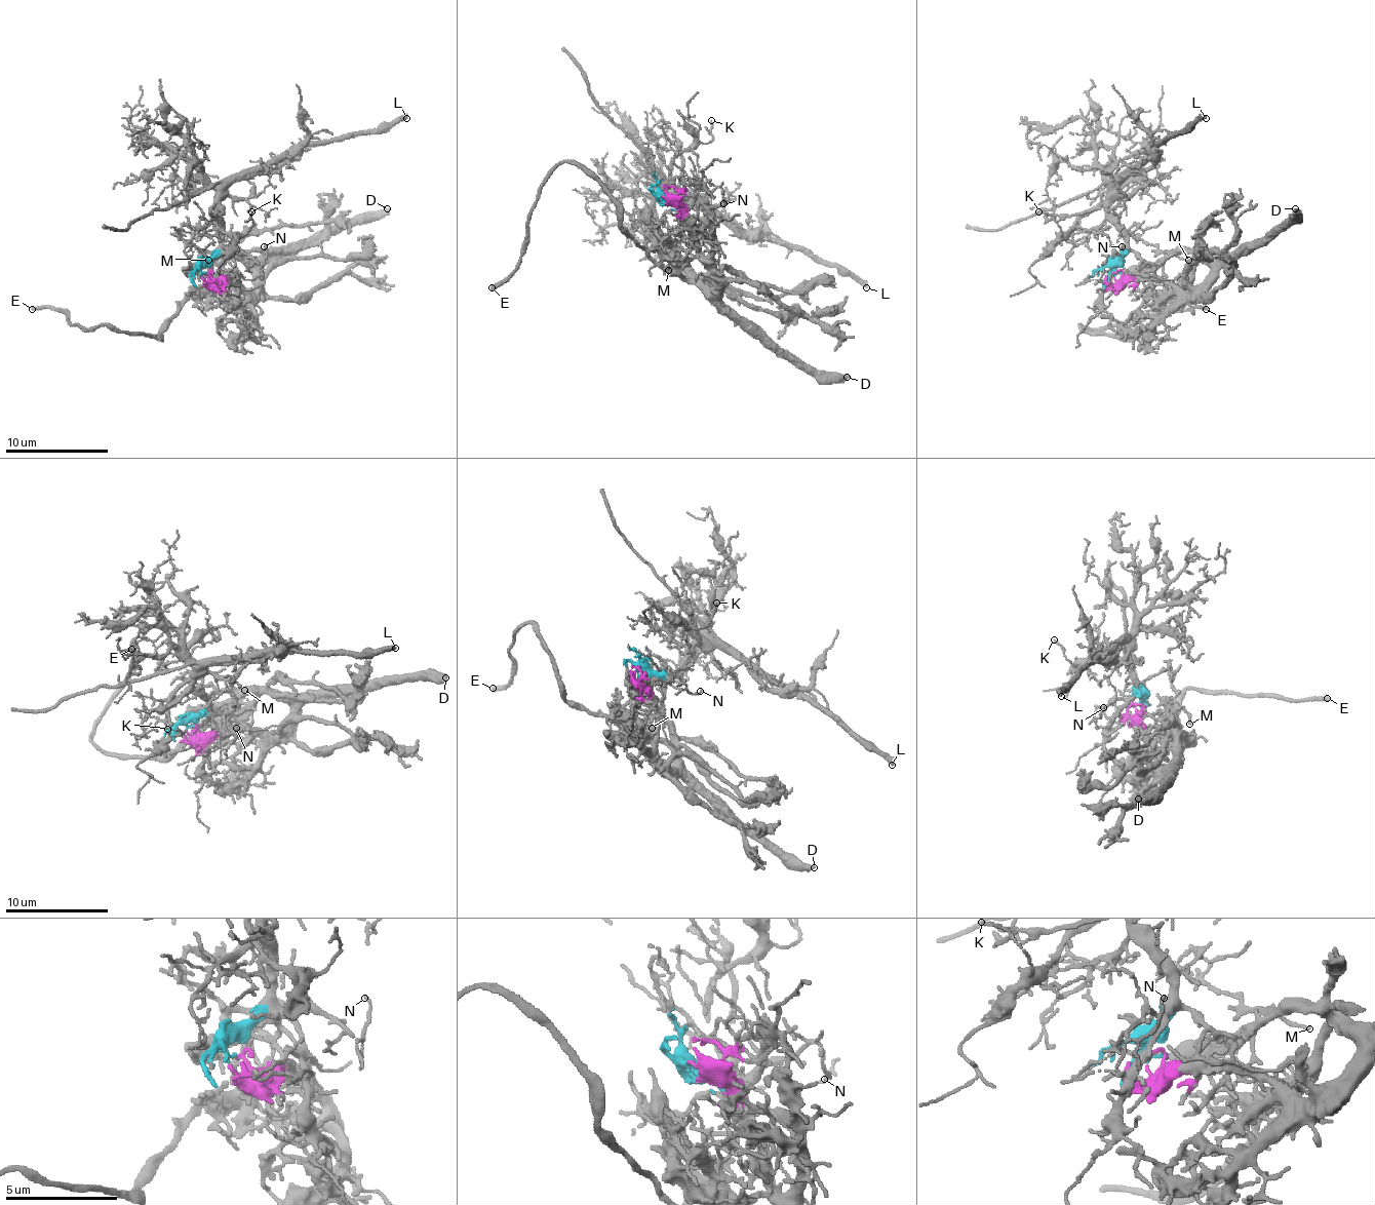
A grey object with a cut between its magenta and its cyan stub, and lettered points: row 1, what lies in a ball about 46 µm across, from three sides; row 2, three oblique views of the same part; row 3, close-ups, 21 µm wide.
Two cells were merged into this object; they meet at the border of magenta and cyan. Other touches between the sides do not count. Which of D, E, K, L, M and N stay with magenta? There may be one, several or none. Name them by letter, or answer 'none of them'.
D, E, M

